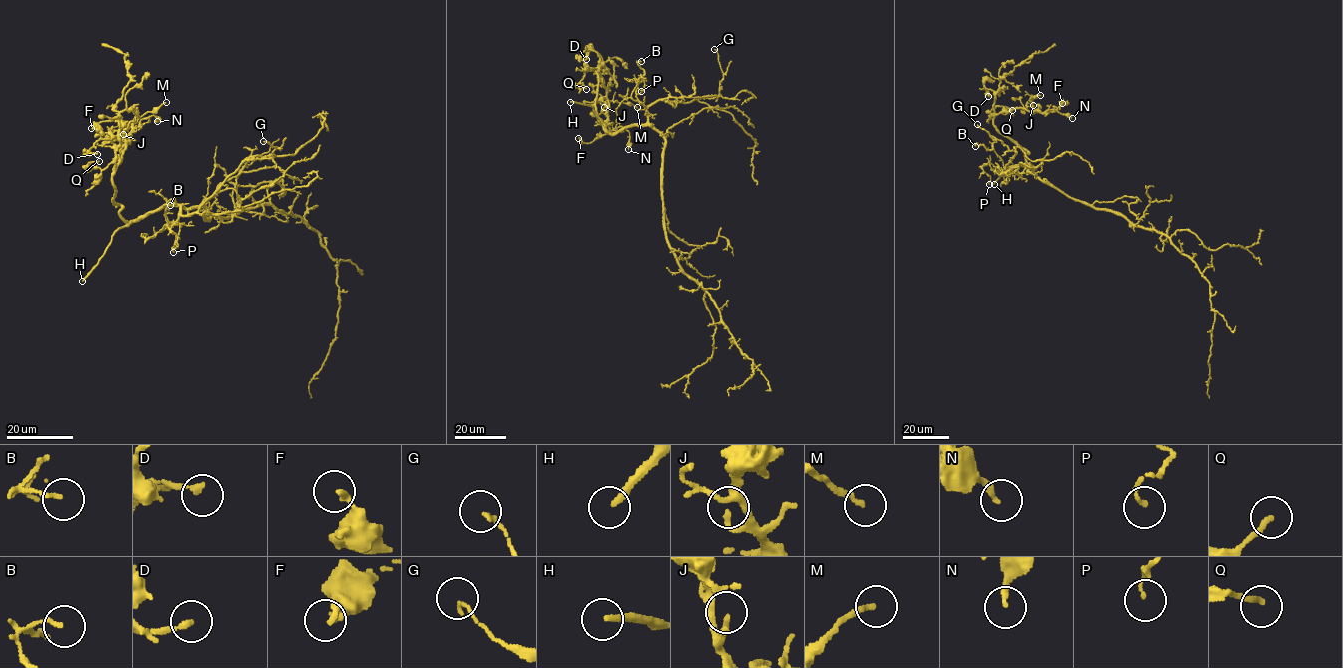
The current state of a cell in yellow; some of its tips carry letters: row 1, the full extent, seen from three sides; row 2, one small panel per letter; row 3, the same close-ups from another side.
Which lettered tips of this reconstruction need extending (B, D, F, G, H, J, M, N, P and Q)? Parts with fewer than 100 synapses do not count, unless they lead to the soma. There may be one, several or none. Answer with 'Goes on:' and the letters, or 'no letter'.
Goes on: H

